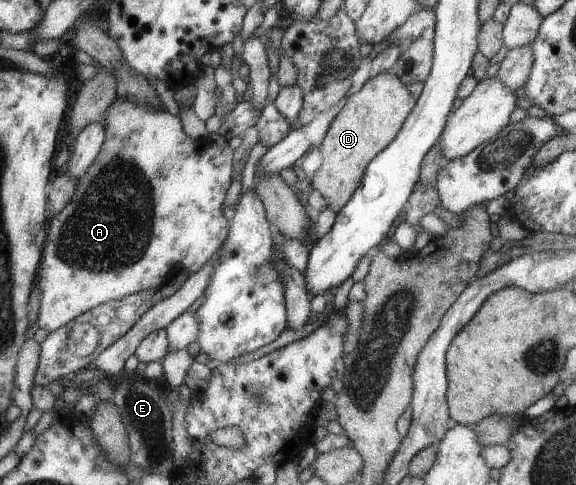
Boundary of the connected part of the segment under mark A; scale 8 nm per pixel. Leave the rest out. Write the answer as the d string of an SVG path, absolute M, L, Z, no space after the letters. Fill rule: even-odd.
M122 97L116 98L107 111L104 124L107 128L107 136L96 161L81 177L72 201L48 223L48 238L45 243L37 284L42 295L38 327L48 329L50 332L68 325L78 316L93 310L96 306L115 299L122 299L145 289L158 290L160 286L165 284L165 279L178 268L186 270L189 275L196 273L219 250L229 233L229 222L224 219L221 212L222 201L233 176L232 154L234 150L230 148L228 141L222 145L216 145L207 137L197 140L190 139L185 136L180 120L171 116L166 110L148 111L143 105L134 105Z

